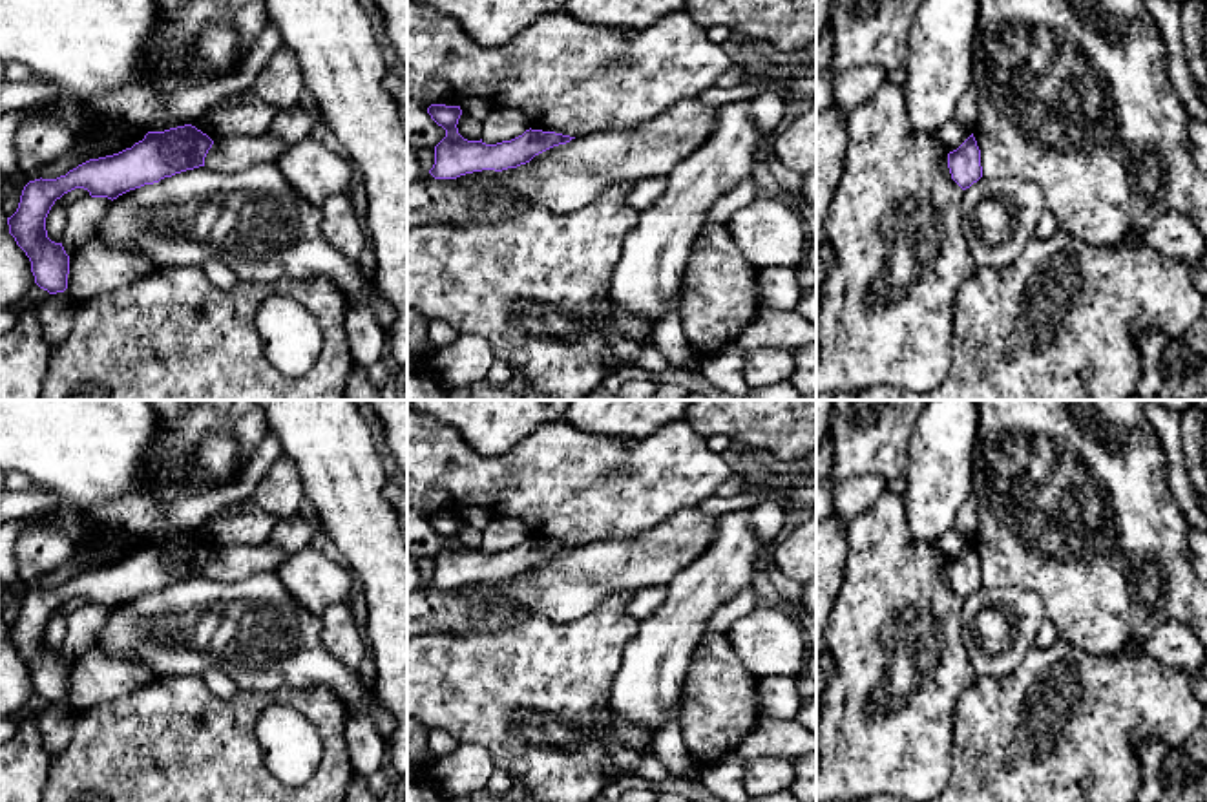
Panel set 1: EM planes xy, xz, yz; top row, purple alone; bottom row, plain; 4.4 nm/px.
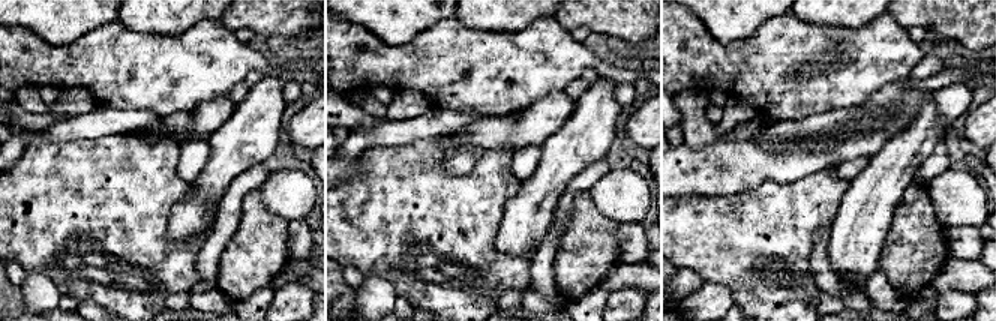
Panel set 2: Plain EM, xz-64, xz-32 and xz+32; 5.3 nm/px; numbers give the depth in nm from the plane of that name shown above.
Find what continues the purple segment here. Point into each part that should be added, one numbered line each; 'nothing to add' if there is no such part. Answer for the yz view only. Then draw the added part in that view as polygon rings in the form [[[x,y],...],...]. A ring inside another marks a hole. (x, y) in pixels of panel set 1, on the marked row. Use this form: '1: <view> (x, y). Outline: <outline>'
nothing to add

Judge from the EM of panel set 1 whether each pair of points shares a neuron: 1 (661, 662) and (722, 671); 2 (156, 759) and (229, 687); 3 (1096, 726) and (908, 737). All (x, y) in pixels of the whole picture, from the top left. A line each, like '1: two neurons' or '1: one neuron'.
1: two neurons
2: two neurons
3: two neurons

